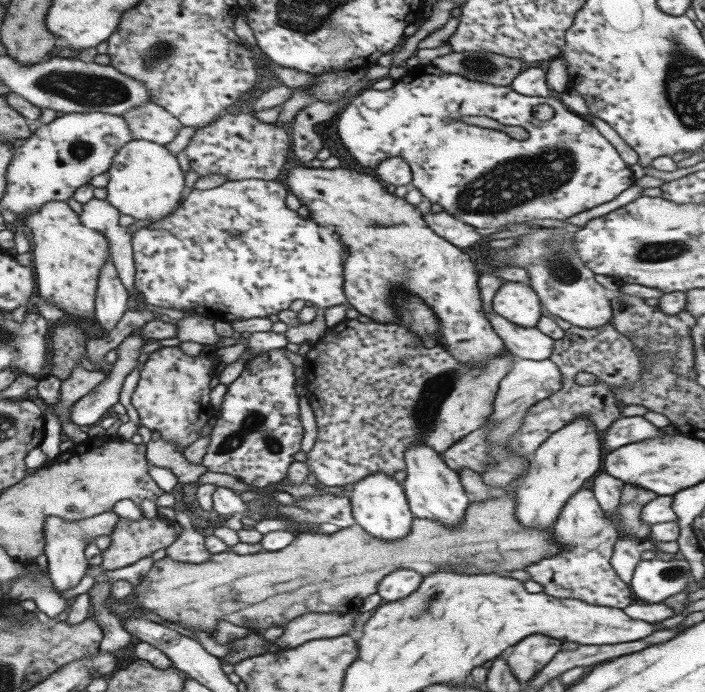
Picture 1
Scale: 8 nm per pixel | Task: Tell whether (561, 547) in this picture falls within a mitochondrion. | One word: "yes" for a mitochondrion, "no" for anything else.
no

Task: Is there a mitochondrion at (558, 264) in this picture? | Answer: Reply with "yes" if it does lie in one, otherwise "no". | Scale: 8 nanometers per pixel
yes

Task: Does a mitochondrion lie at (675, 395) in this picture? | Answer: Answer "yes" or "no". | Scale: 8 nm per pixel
no

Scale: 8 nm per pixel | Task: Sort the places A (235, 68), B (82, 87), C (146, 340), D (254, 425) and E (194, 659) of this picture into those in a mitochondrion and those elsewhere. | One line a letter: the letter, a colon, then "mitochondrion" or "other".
A: other
B: mitochondrion
C: other
D: mitochondrion
E: other

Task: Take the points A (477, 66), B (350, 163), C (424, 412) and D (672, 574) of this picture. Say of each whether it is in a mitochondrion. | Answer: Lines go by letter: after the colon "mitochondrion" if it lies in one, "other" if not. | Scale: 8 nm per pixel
A: mitochondrion
B: other
C: mitochondrion
D: mitochondrion

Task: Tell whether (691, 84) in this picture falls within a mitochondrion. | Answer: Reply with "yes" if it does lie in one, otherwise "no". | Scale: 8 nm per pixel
yes

